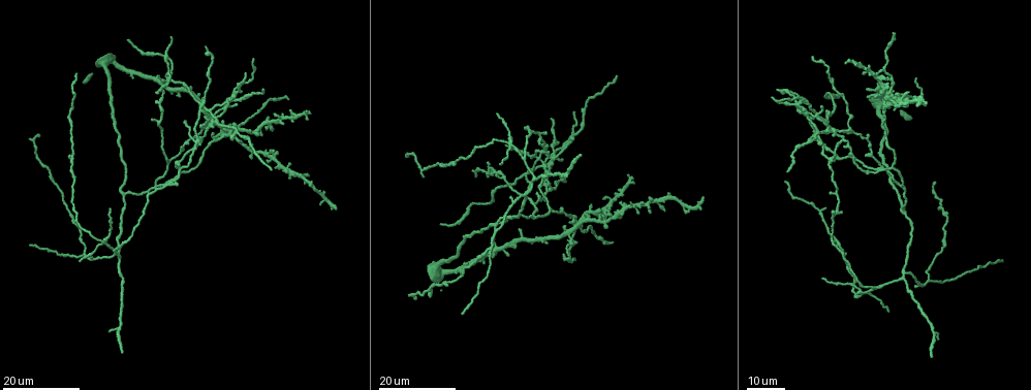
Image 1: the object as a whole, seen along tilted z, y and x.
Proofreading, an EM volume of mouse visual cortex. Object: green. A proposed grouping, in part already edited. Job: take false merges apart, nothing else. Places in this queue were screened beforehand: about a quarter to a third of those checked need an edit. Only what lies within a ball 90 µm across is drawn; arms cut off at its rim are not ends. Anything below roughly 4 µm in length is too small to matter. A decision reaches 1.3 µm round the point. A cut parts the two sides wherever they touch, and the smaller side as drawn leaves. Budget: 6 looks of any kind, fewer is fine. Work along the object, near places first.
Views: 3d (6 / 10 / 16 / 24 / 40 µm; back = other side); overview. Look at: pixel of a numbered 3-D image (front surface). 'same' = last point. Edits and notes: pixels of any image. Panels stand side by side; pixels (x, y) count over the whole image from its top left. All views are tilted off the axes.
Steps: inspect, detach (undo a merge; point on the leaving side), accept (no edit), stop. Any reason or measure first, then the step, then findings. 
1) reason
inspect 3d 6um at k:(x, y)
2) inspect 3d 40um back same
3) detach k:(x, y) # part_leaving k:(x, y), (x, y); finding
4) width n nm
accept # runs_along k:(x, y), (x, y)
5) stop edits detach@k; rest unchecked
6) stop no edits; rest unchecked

three arms meet
inspect 3d 16um at 1:(533, 201)

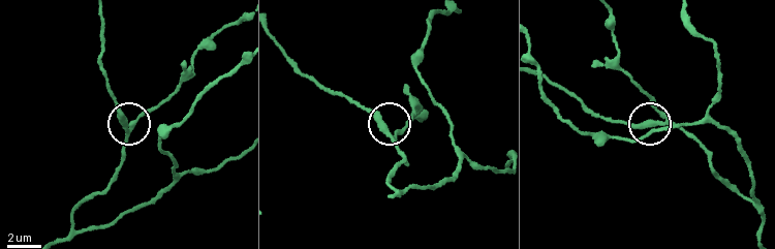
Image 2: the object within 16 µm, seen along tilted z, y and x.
inspect 3d 6um at 2:(659, 121)

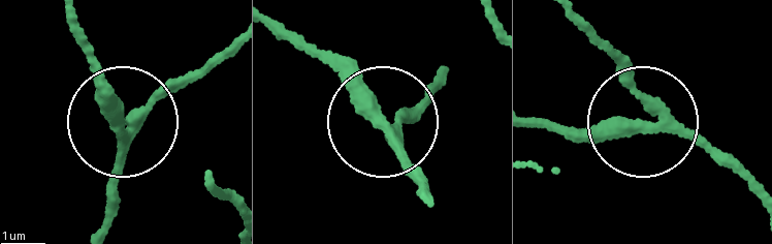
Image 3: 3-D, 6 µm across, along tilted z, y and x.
inspect 3d 6um back at 3:(641, 120)

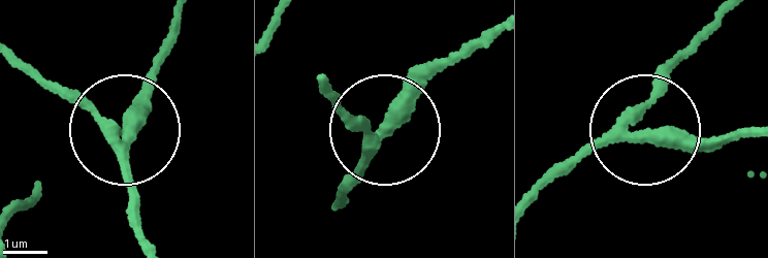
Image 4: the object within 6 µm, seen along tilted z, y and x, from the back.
accept # runs_along 4:(540, 193), (637, 132), (705, 143), (758, 137); continuous, no second cell

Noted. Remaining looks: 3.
three arms meet
inspect 3d 16um at 1:(196, 141)

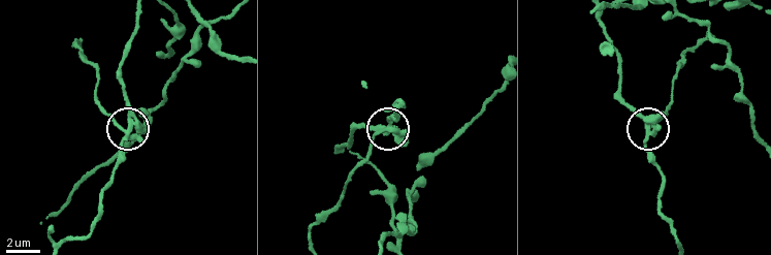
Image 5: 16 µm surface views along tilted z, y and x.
inspect 3d 10um at 5:(384, 130)

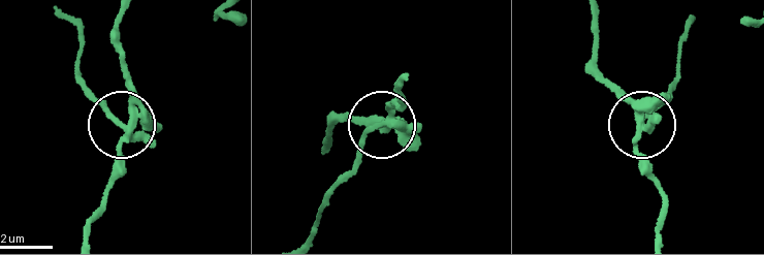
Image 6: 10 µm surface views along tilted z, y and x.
side_arm 8 um; arms 3
detach 6:(104, 109) # a second cell is stuck on

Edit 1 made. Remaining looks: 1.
stop edits detach@6; rest unchecked

